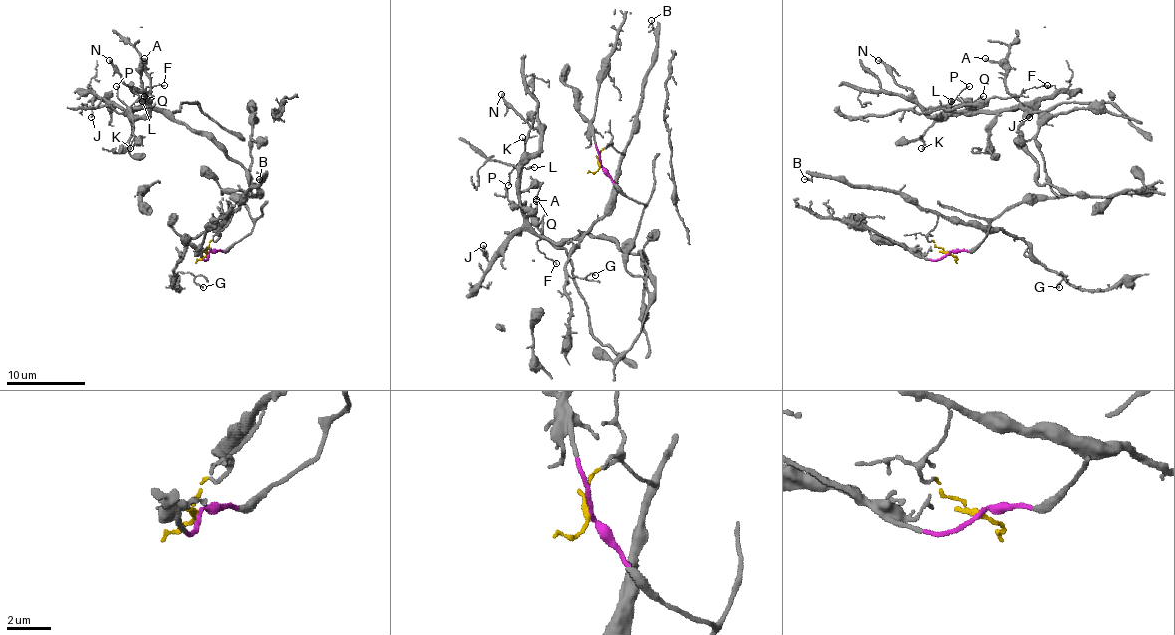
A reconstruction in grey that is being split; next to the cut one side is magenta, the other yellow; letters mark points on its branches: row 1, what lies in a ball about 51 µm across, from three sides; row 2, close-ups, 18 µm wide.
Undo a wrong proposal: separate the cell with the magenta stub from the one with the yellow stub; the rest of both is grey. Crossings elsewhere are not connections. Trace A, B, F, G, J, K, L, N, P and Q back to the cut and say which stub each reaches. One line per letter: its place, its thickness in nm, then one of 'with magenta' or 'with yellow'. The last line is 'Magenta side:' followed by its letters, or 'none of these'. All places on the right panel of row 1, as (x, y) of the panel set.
A: (985, 58) | 160 nm | with magenta
B: (804, 179) | 140 nm | with yellow
F: (1047, 85) | 110 nm | with magenta
G: (1059, 287) | 120 nm | with yellow
J: (1029, 117) | 140 nm | with magenta
K: (921, 148) | 120 nm | with magenta
L: (951, 101) | 200 nm | with magenta
N: (878, 60) | 200 nm | with magenta
P: (969, 86) | 110 nm | with magenta
Q: (983, 96) | 110 nm | with magenta
Magenta side: A, F, J, K, L, N, P, Q

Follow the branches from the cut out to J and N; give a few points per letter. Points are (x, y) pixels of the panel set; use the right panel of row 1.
J: (949, 253), (1006, 210), (1059, 196), (1039, 184), (1014, 107), (1045, 97), (1029, 117)
N: (949, 253), (970, 251), (1006, 210), (1059, 196), (1039, 184), (1024, 147), (1026, 113), (931, 115), (878, 60)

